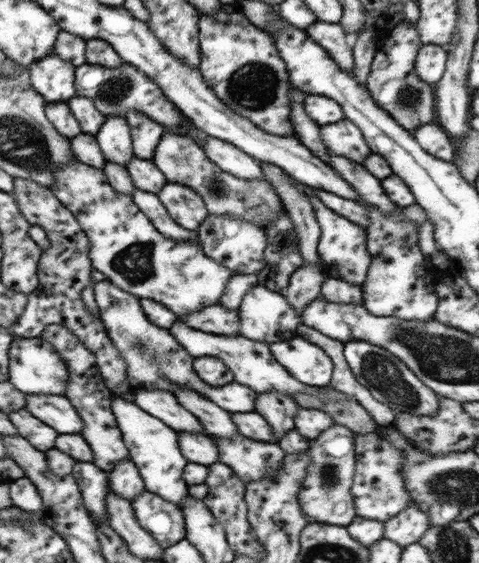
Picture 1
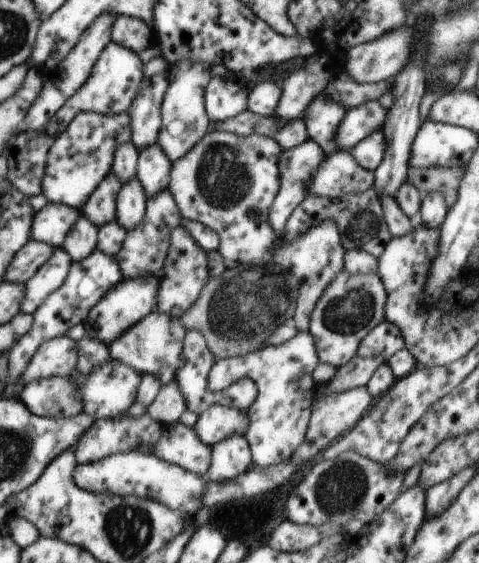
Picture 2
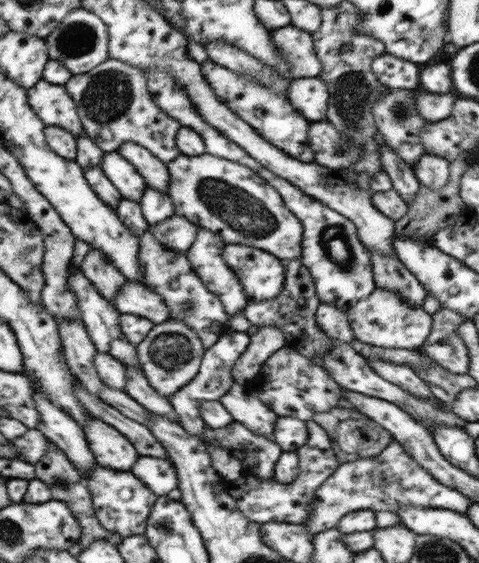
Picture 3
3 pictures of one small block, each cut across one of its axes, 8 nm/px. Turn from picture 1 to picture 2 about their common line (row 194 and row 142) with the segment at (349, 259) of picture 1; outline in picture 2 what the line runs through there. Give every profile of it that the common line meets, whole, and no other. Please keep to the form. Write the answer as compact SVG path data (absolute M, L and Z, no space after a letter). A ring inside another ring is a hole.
M312 139L286 151L282 150L279 160L281 185L268 217L270 226L278 235L281 235L296 206L309 196L307 181L325 156L323 148Z

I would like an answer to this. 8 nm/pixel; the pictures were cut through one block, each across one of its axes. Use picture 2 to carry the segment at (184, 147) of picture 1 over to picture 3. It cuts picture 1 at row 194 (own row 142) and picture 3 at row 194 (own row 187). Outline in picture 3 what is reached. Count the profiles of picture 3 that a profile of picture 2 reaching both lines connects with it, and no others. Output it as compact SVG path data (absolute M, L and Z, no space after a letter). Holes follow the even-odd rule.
M180 155L167 164L170 174L168 196L172 199L175 215L184 216L198 227L214 232L225 243L259 248L285 262L301 258L303 227L300 220L285 206L280 193L257 172L231 160L211 156Z

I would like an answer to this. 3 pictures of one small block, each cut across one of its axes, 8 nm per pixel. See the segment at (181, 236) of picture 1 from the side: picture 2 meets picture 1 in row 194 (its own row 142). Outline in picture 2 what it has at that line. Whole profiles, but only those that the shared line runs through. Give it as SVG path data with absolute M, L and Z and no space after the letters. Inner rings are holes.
M163 56L143 64L143 83L127 110L131 118L131 142L138 151L156 145L159 139L161 106L169 83L168 68Z

